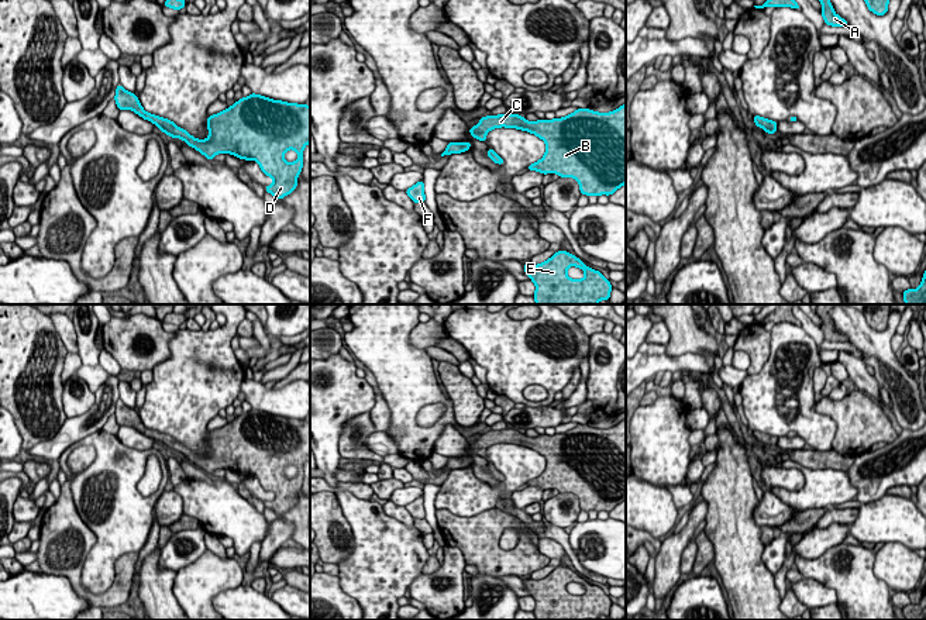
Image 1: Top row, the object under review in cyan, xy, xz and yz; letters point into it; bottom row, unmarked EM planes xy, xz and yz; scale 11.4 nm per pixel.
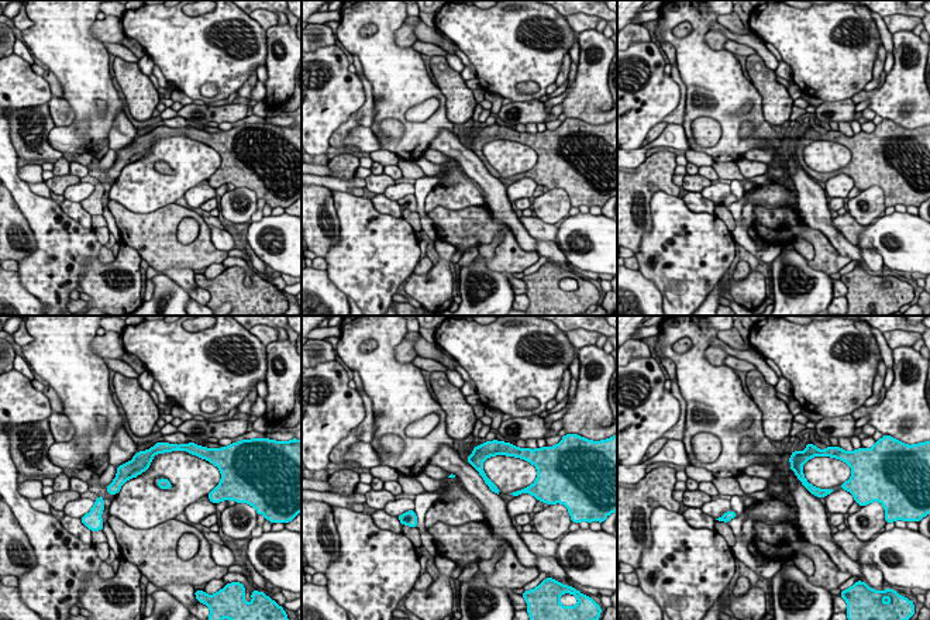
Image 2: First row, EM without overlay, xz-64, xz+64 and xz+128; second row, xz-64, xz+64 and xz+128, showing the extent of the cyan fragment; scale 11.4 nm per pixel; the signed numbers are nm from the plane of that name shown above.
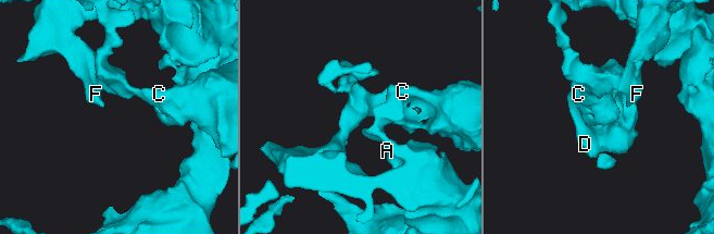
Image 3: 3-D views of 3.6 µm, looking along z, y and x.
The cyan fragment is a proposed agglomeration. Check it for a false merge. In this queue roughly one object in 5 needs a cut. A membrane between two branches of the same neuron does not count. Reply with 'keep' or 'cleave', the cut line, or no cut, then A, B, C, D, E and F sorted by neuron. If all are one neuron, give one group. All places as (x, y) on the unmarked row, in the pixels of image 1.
keep; cut none; groups A B C D E F

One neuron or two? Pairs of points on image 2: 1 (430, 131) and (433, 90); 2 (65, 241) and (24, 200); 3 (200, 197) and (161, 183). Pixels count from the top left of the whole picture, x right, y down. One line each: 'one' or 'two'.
1: one
2: one
3: two

